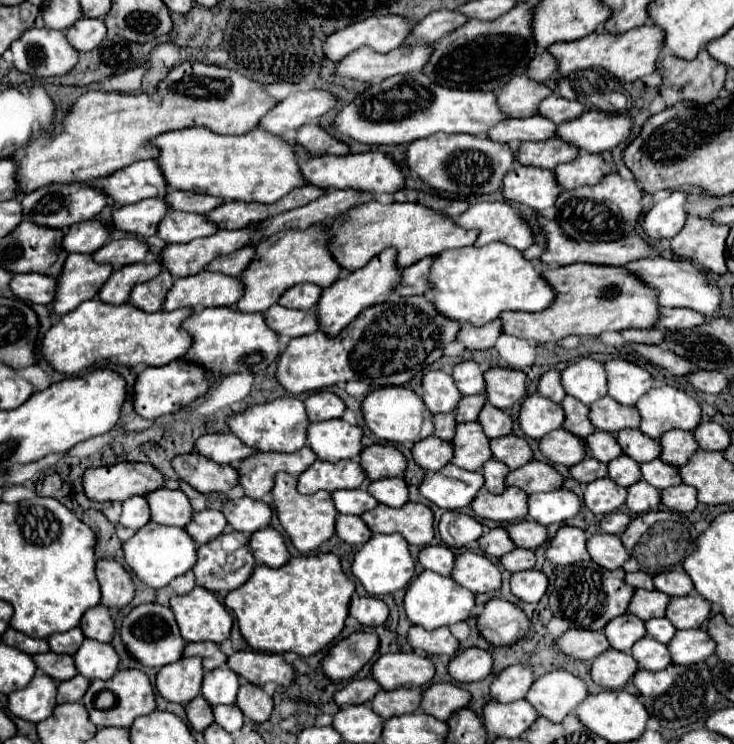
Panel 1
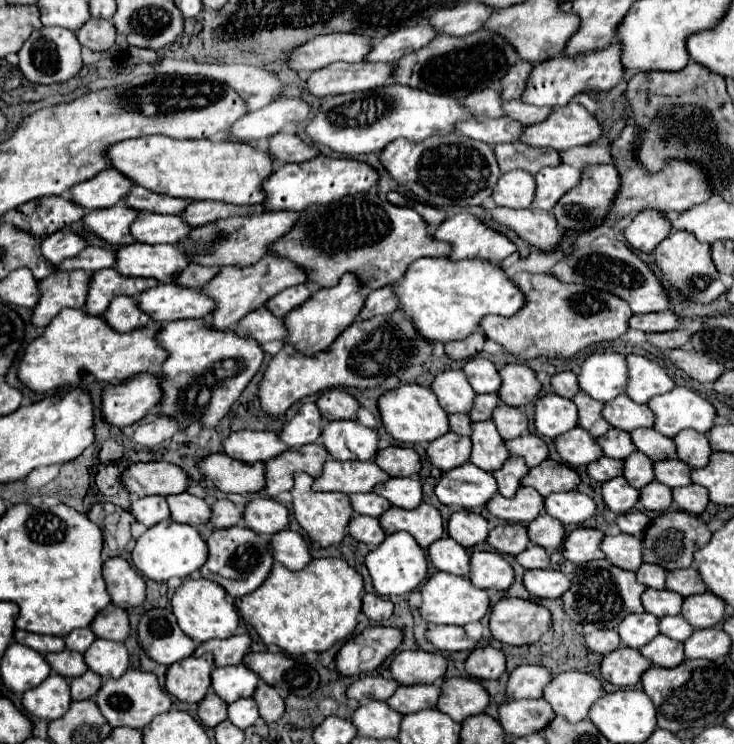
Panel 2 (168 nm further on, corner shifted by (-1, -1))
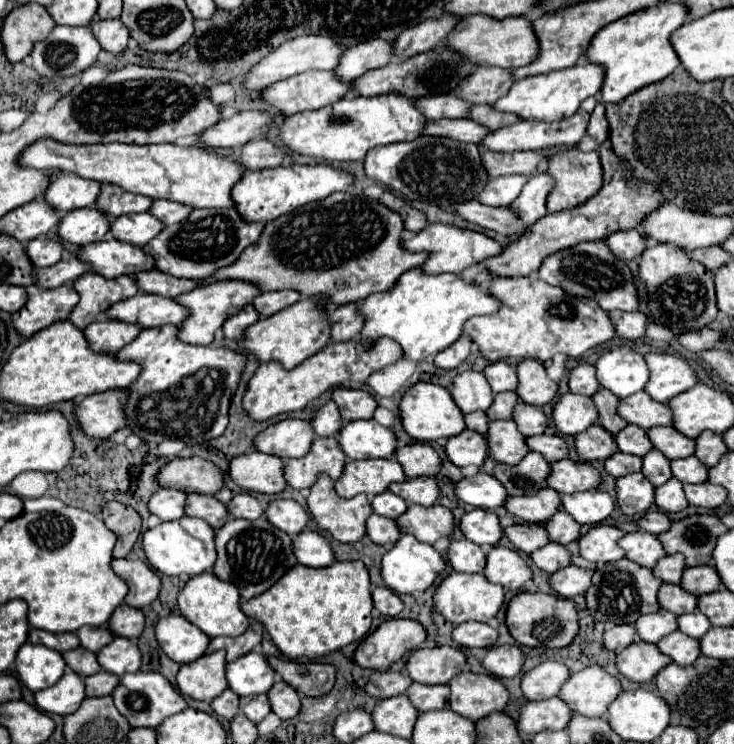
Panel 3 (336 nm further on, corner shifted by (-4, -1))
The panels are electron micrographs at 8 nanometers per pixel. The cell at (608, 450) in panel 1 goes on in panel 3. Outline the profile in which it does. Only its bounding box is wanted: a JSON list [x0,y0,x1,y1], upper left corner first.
[616,424,652,456]

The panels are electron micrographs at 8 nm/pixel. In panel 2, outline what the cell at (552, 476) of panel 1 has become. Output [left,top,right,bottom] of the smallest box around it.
[523,458,581,496]

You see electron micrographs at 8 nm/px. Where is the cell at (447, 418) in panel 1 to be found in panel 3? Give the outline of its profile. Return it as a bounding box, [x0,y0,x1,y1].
[464,412,488,434]

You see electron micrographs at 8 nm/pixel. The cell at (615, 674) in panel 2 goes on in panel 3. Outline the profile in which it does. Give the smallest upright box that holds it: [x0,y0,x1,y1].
[616,640,670,682]

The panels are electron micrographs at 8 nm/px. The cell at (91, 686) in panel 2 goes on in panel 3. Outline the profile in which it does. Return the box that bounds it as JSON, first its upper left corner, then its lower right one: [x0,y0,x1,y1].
[84,672,118,696]

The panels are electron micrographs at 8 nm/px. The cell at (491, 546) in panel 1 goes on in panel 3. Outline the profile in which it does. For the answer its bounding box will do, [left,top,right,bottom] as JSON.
[504,524,550,554]

